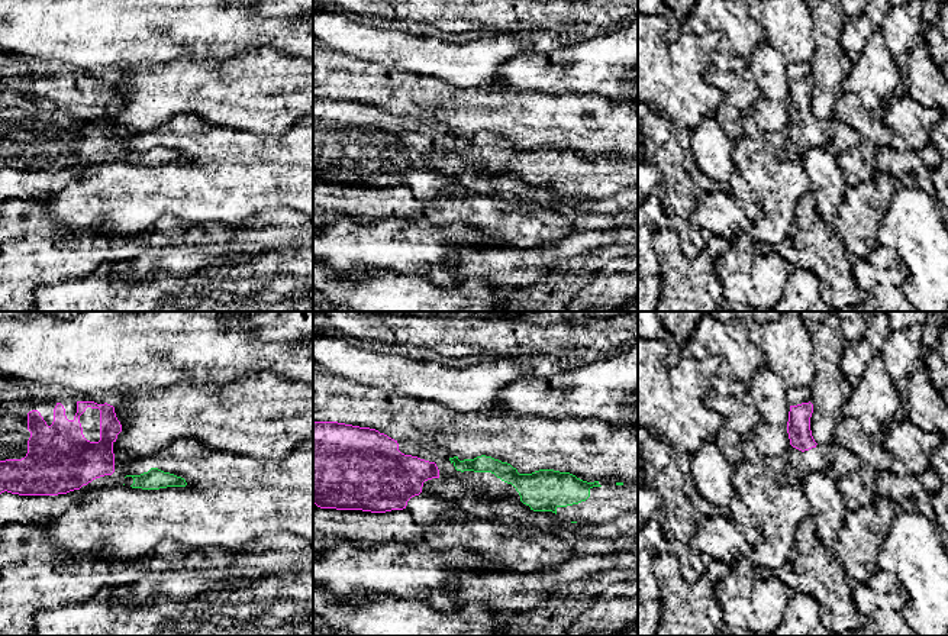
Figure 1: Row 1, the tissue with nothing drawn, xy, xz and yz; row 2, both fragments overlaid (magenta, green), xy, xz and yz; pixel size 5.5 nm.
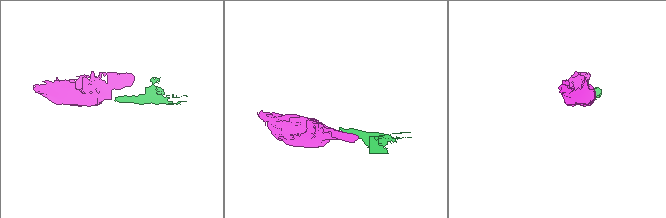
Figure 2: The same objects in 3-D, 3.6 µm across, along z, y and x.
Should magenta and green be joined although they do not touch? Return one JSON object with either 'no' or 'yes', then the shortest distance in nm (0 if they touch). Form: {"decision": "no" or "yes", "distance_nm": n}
{"decision": "yes", "distance_nm": 70}

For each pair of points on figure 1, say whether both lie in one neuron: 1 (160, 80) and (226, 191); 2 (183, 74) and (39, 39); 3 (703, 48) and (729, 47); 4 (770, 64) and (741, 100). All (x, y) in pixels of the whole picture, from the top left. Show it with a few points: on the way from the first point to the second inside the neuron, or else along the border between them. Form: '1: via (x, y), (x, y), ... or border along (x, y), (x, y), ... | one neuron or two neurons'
1: border along (212, 123), (189, 113), (176, 113), (151, 132) | two neurons
2: border along (171, 60), (118, 64) | two neurons
3: border along (716, 45), (710, 65) | two neurons
4: border along (754, 77), (758, 86), (758, 97), (748, 110) | two neurons

